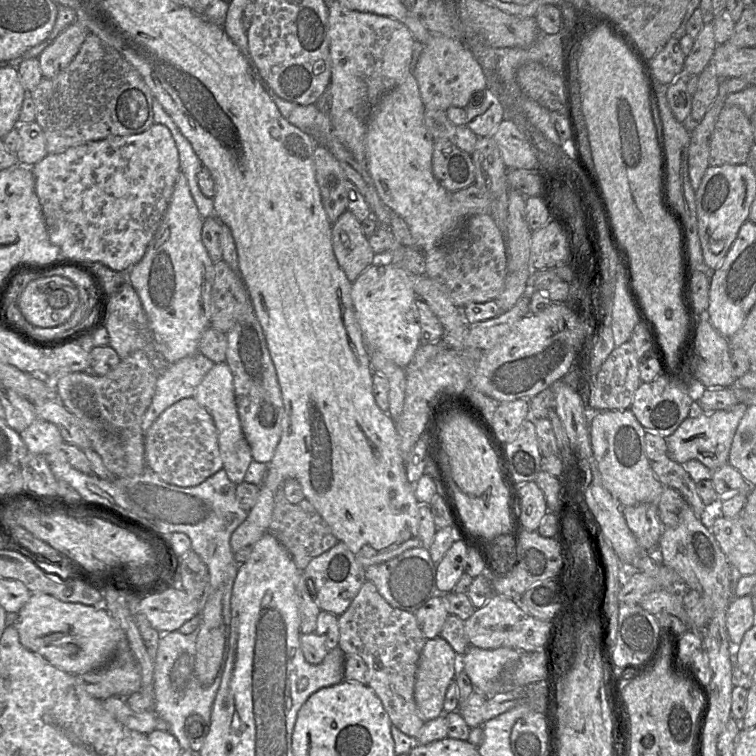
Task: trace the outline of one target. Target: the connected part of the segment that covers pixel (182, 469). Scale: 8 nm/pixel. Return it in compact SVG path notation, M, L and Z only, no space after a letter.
M193 397L181 399L162 412L145 434L144 445L146 465L172 485L193 487L223 468L213 418Z

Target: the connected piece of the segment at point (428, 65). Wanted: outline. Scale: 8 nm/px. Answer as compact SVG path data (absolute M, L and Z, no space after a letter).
M430 34L413 70L425 109L446 111L449 107L465 108L475 92L487 88L487 79L479 63L461 38Z

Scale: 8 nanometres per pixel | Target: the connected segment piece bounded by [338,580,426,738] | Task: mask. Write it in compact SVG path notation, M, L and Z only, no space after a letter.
M366 580L349 607L344 613L338 616L338 627L338 647L344 654L356 655L364 661L368 671L367 686L380 699L391 724L405 735L416 738L425 722L417 711L414 700L414 685L416 669L426 638L420 631L414 614L389 605L378 593L375 585Z

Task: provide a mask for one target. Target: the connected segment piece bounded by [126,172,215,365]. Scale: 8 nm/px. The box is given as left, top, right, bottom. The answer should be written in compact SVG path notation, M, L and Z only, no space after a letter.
M180 172L160 227L143 258L130 268L127 279L136 290L148 318L155 349L168 365L199 352L199 343L212 320L212 286L214 263L202 241L204 219L191 194L185 174Z

